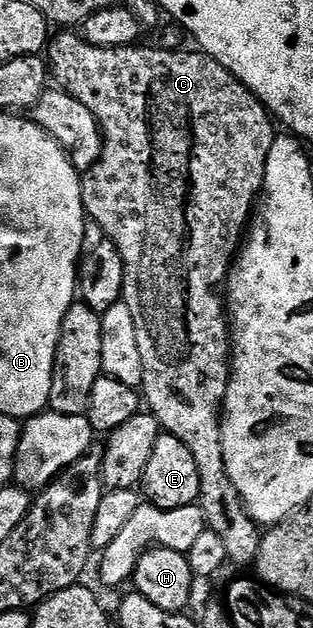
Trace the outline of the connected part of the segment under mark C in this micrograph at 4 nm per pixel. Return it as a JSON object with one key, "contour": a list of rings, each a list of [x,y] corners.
{"contour":[[[60,31],[51,38],[50,48],[46,53],[46,61],[50,66],[50,77],[59,88],[71,97],[76,97],[82,107],[90,110],[96,122],[100,124],[100,134],[104,136],[104,154],[100,162],[89,173],[83,174],[80,182],[84,212],[98,227],[102,227],[105,238],[118,247],[124,264],[124,295],[122,303],[130,307],[130,315],[134,315],[134,331],[138,331],[138,355],[142,355],[142,371],[144,384],[142,397],[146,402],[149,414],[156,417],[161,430],[174,439],[182,439],[186,447],[190,447],[190,455],[194,455],[194,463],[198,463],[198,479],[200,480],[199,506],[203,509],[205,523],[211,536],[222,539],[222,547],[226,551],[228,561],[244,569],[255,566],[258,547],[262,536],[261,526],[253,521],[248,508],[244,506],[242,495],[238,495],[238,487],[230,483],[230,475],[226,475],[226,459],[222,455],[220,442],[220,426],[222,424],[222,406],[228,390],[228,374],[230,372],[230,321],[226,316],[226,301],[216,294],[216,288],[223,286],[228,280],[228,271],[242,245],[246,226],[254,213],[254,206],[261,196],[264,187],[264,172],[266,159],[270,155],[270,147],[274,136],[273,118],[264,104],[241,83],[222,63],[209,57],[207,53],[193,51],[172,52],[170,50],[151,47],[143,49],[140,43],[135,45],[120,45],[117,49],[107,49],[101,45],[92,45],[84,40],[76,31]]]}

